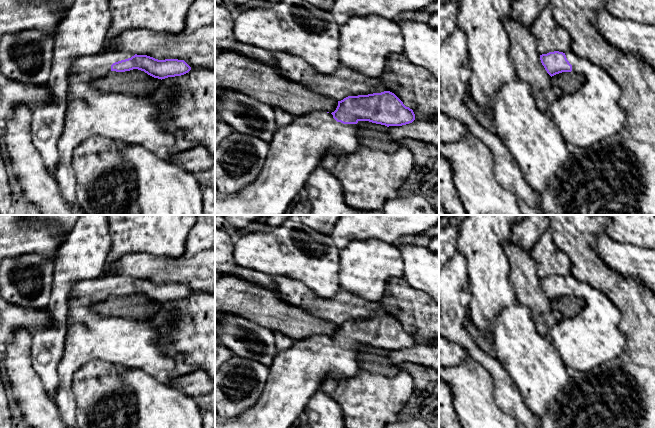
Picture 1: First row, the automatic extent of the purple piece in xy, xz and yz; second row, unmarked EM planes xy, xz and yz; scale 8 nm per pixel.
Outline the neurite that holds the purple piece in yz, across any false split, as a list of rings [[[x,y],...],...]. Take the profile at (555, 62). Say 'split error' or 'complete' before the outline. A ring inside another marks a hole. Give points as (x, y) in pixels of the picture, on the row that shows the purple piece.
split error; [[[571,50],[540,55],[547,73],[552,77],[562,72],[575,72],[584,76],[585,82],[576,92],[563,95],[550,107],[549,115],[566,143],[589,147],[618,133],[625,122],[625,111],[619,106],[622,90],[608,72],[587,59],[579,58]]]

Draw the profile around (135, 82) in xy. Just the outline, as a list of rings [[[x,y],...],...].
[[[133,69],[125,72],[111,71],[106,76],[95,79],[92,85],[102,92],[145,96],[154,91],[160,83],[161,79]]]

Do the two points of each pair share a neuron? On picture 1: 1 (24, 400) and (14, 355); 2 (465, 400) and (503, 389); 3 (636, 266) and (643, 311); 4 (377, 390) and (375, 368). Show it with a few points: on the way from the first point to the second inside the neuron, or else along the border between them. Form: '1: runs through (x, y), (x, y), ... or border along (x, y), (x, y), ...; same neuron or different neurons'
1: runs through (24, 389), (24, 381), (17, 366); same neuron
2: border along (486, 370), (493, 381), (495, 401), (506, 412); different neurons
3: border along (618, 272), (624, 276), (636, 279), (644, 286); different neurons
4: border along (359, 367), (390, 377), (399, 373); different neurons

